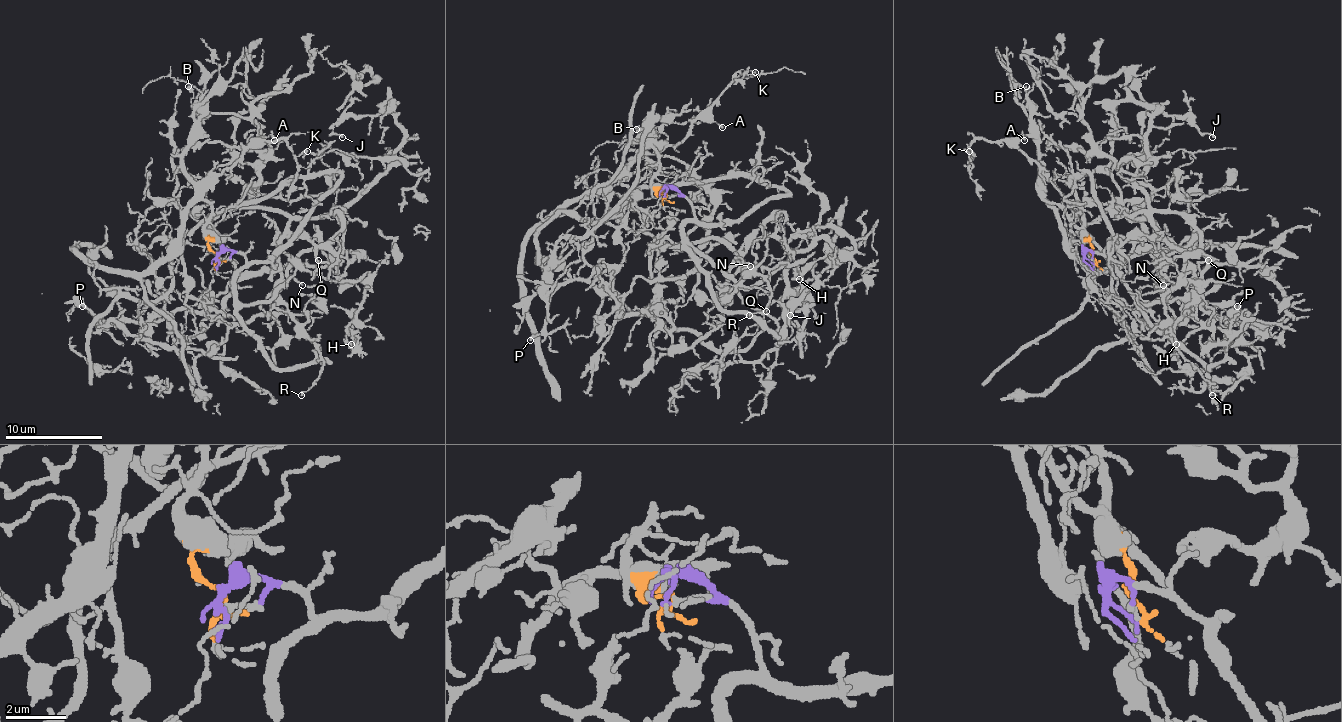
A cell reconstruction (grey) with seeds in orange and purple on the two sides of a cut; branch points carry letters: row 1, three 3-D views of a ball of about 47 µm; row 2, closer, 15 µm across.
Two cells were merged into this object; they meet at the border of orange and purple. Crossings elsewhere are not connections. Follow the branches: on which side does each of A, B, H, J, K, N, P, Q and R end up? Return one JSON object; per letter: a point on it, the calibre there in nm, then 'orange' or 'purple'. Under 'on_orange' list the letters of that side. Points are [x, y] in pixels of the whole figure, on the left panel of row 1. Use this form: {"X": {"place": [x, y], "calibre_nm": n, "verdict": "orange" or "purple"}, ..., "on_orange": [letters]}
{"A": {"place": [274, 140], "calibre_nm": 130, "verdict": "orange"}, "B": {"place": [188, 86], "calibre_nm": 180, "verdict": "orange"}, "H": {"place": [351, 344], "calibre_nm": 190, "verdict": "purple"}, "J": {"place": [342, 137], "calibre_nm": 140, "verdict": "purple"}, "K": {"place": [307, 151], "calibre_nm": 140, "verdict": "orange"}, "N": {"place": [302, 285], "calibre_nm": 140, "verdict": "purple"}, "P": {"place": [82, 306], "calibre_nm": 110, "verdict": "purple"}, "Q": {"place": [318, 260], "calibre_nm": 130, "verdict": "purple"}, "R": {"place": [301, 395], "calibre_nm": 120, "verdict": "purple"}, "on_orange": ["A", "B", "K"]}

